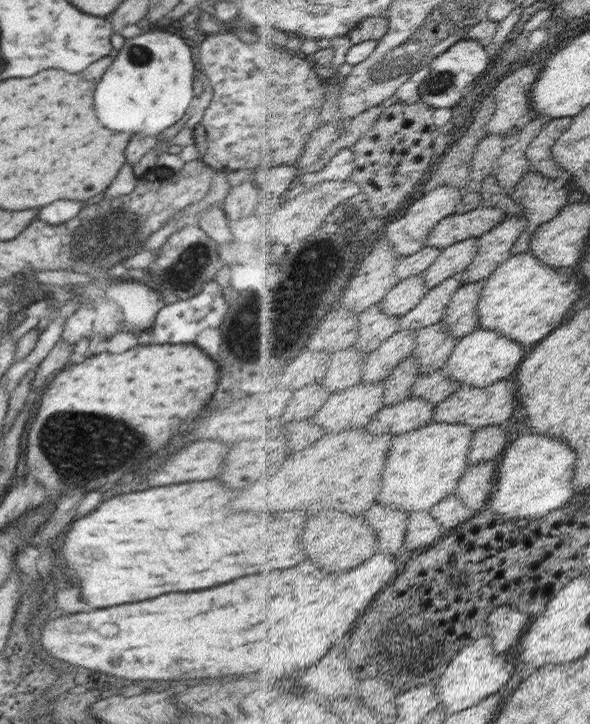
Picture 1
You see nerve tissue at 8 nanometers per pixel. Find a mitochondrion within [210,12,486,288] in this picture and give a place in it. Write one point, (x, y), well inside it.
(442, 81)

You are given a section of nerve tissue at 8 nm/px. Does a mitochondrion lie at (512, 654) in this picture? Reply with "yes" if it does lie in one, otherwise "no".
no

